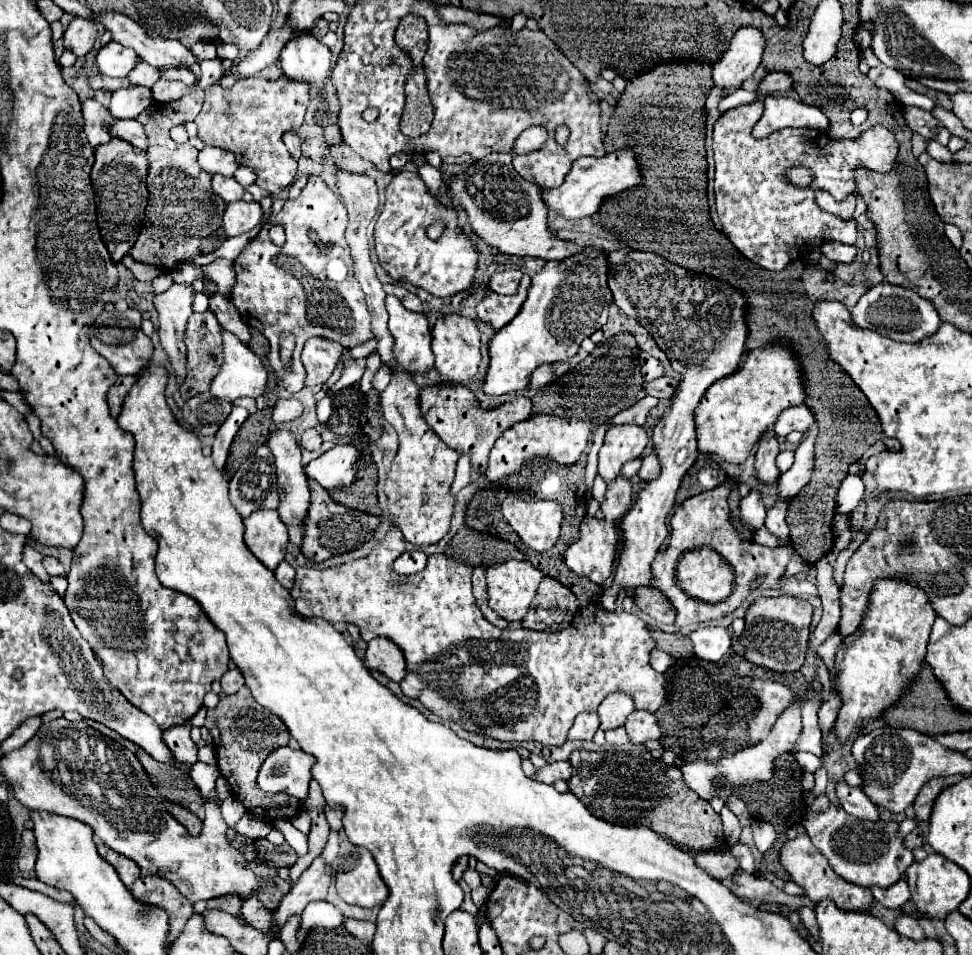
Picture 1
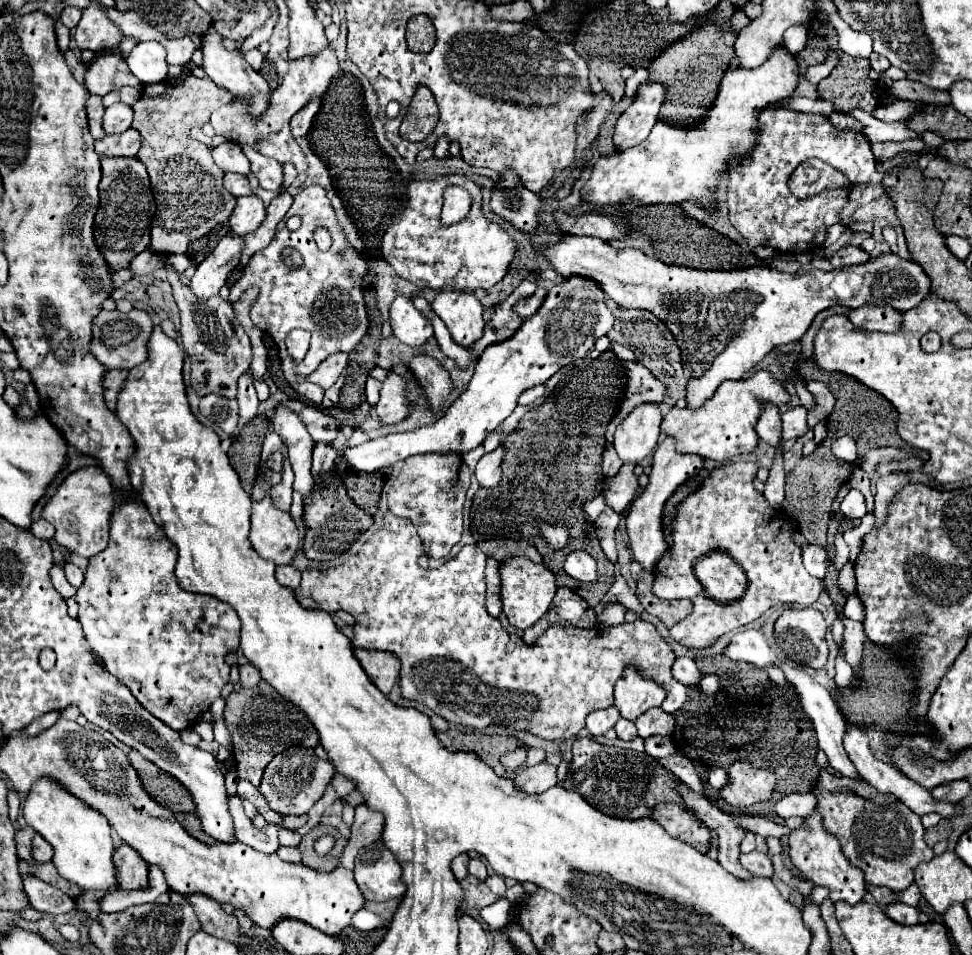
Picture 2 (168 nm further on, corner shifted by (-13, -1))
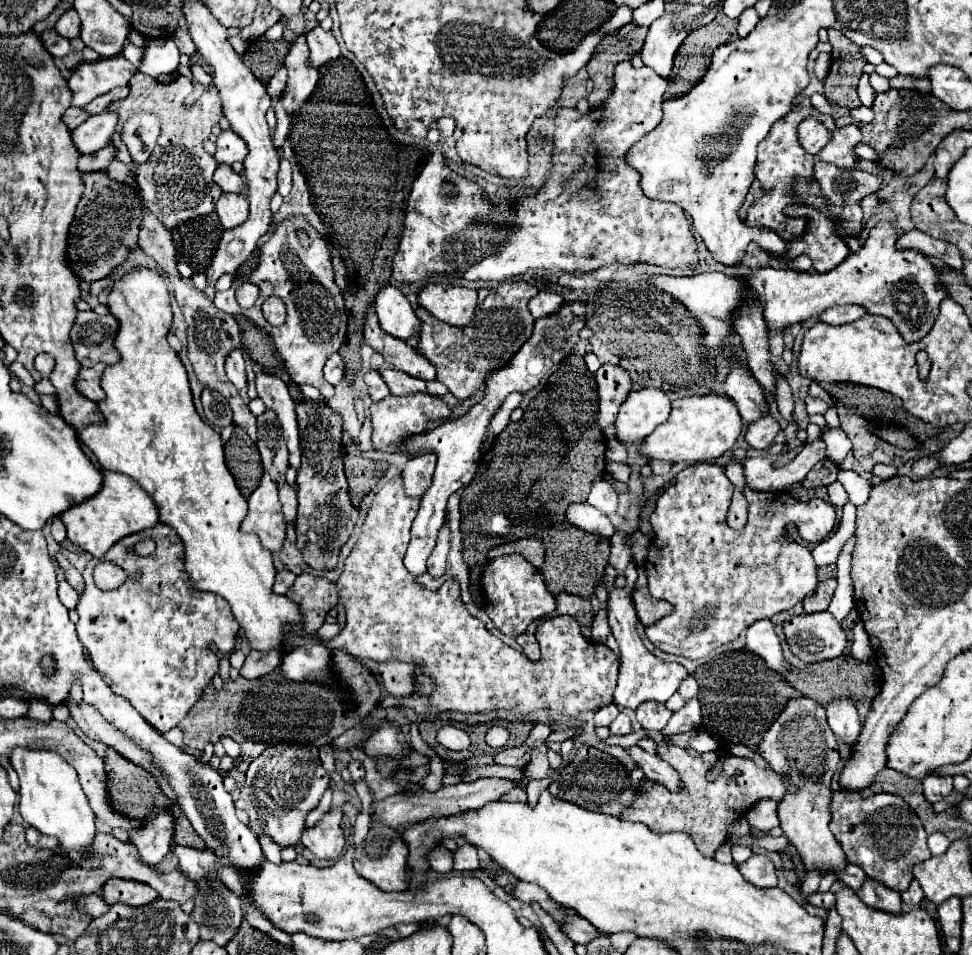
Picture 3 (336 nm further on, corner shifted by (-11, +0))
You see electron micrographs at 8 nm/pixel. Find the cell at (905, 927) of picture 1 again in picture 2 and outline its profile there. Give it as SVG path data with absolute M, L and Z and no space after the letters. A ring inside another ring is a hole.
M891 903L891 905L887 905L885 907L885 913L893 919L893 921L897 921L897 923L901 923L901 925L915 925L915 923L919 923L919 919L917 919L917 909L913 909L913 907L909 907L909 905L903 905L903 903Z

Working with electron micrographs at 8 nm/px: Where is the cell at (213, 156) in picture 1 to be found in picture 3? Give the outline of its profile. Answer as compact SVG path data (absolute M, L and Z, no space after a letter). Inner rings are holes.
M225 130L219 134L217 138L217 152L215 152L215 160L219 164L235 164L235 162L243 162L245 160L245 142L241 142L241 138L237 138L237 134L233 134L233 130Z

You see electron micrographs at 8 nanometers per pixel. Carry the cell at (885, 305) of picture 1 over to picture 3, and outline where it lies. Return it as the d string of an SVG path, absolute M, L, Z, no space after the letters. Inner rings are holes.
M833 306L833 310L827 310L821 314L821 320L827 324L849 324L859 318L865 318L869 312L863 306Z

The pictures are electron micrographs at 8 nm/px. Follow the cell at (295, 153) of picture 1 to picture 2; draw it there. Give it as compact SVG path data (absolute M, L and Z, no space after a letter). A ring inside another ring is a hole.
M311 99L311 103L307 103L307 107L303 107L303 111L297 111L297 115L291 117L293 137L305 137L307 135L317 109L319 109L319 99Z

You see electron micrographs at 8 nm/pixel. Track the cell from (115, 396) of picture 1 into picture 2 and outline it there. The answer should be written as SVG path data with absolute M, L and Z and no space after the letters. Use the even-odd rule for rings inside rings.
M117 369L107 371L105 377L103 377L103 395L105 395L105 403L111 411L115 411L117 393L119 393L125 377L127 377L127 371L117 371Z

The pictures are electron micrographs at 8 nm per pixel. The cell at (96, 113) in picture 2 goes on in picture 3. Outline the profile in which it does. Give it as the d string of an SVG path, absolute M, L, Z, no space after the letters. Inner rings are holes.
M71 106L69 110L65 110L63 118L65 118L65 124L67 124L71 130L75 130L77 126L81 126L81 124L89 118L89 114L87 114L83 108L75 108L75 106Z

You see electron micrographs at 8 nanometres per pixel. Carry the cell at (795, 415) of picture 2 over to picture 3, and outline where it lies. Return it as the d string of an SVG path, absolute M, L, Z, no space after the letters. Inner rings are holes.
M765 416L753 424L749 424L749 430L747 430L747 442L751 448L757 448L757 450L765 450L773 444L775 436L781 432L781 426L779 422L773 418L773 416Z

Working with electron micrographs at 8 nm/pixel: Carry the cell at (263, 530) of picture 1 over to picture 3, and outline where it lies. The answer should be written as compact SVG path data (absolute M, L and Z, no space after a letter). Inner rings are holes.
M263 474L257 490L247 498L249 514L241 524L245 534L257 534L261 546L269 552L281 552L287 538L287 524L281 512L281 502L277 498L277 486Z

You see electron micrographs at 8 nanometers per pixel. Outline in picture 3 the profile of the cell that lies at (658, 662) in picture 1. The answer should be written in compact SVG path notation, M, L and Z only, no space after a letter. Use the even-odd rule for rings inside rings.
M689 674L689 676L681 682L681 686L679 686L679 694L683 694L685 700L697 696L697 690L699 690L699 684L697 684L697 680L693 678L693 674Z

